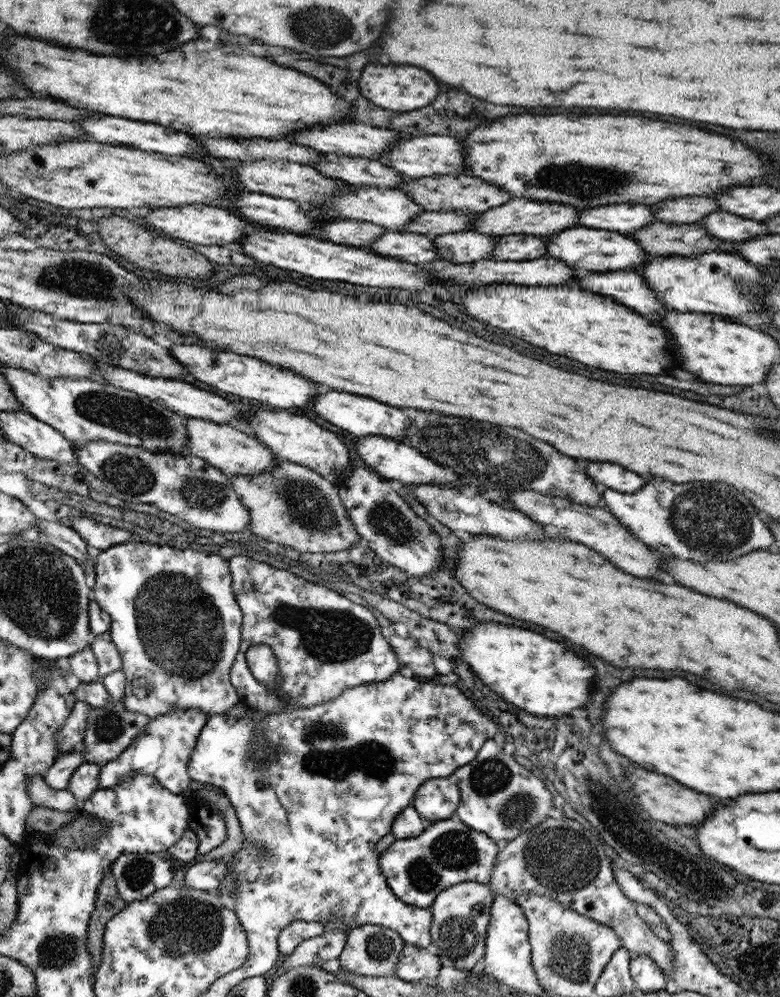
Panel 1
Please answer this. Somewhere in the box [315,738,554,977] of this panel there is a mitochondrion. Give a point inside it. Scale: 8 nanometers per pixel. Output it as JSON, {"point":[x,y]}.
{"point":[454,850]}

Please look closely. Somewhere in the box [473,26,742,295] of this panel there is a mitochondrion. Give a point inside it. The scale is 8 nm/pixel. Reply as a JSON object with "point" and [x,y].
{"point":[579,179]}

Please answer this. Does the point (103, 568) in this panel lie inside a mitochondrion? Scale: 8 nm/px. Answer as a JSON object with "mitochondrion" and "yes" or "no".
{"mitochondrion":"no"}

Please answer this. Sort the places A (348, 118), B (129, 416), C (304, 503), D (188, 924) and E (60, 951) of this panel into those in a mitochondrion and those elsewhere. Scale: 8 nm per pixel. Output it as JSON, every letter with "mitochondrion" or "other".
{"A":"other","B":"mitochondrion","C":"mitochondrion","D":"mitochondrion","E":"mitochondrion"}

